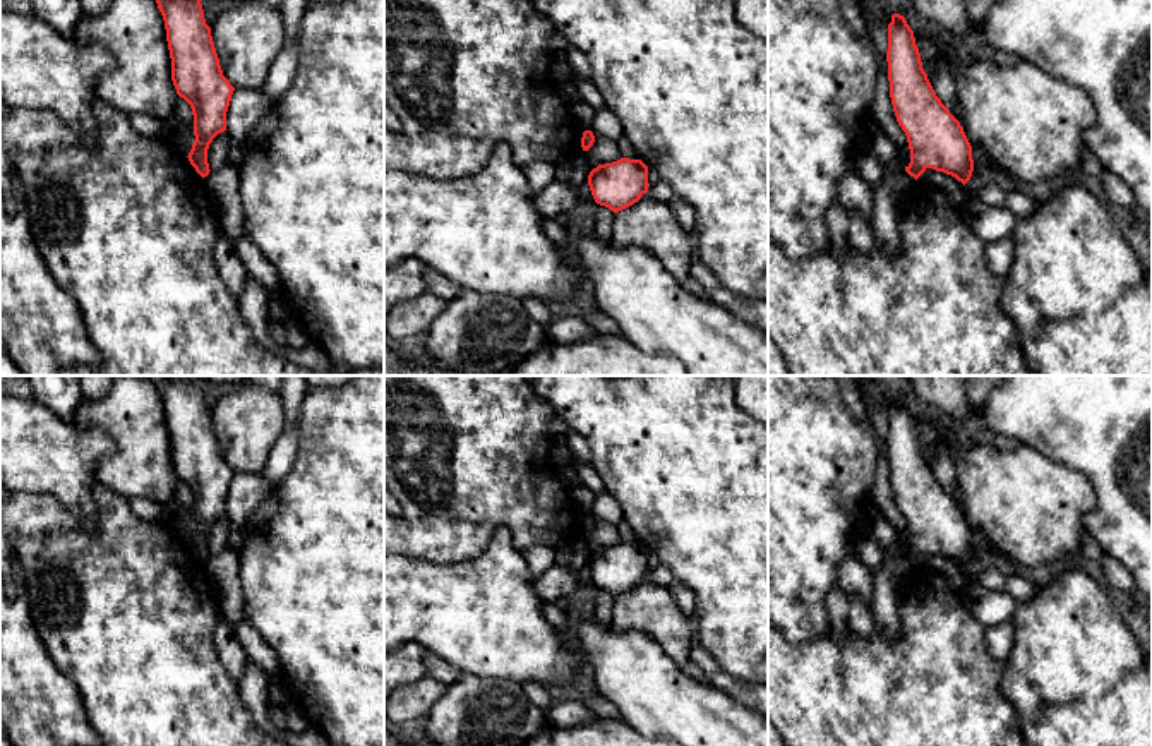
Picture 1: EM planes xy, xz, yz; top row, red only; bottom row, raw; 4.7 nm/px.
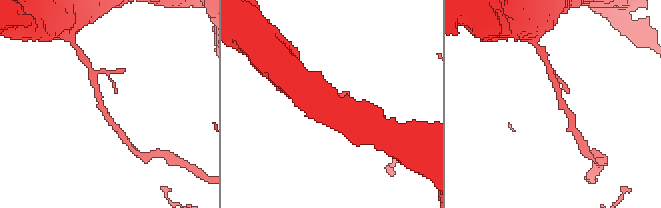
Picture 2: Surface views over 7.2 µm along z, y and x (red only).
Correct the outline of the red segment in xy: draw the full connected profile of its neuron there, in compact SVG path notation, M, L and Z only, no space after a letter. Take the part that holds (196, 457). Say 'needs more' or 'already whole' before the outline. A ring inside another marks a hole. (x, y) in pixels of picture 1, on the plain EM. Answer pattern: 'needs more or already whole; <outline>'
already whole; M156 376L154 384L165 405L173 470L194 499L195 525L187 542L204 563L211 556L209 528L226 514L226 496L235 472L223 460L201 379Z

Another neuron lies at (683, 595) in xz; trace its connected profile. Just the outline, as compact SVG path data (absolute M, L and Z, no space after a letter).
M674 580L669 587L672 599L677 604L677 609L689 619L694 619L694 593L684 583Z

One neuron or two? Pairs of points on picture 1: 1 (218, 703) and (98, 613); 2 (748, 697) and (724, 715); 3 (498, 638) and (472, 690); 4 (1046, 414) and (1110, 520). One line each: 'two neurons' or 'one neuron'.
1: one neuron
2: two neurons
3: two neurons
4: one neuron

